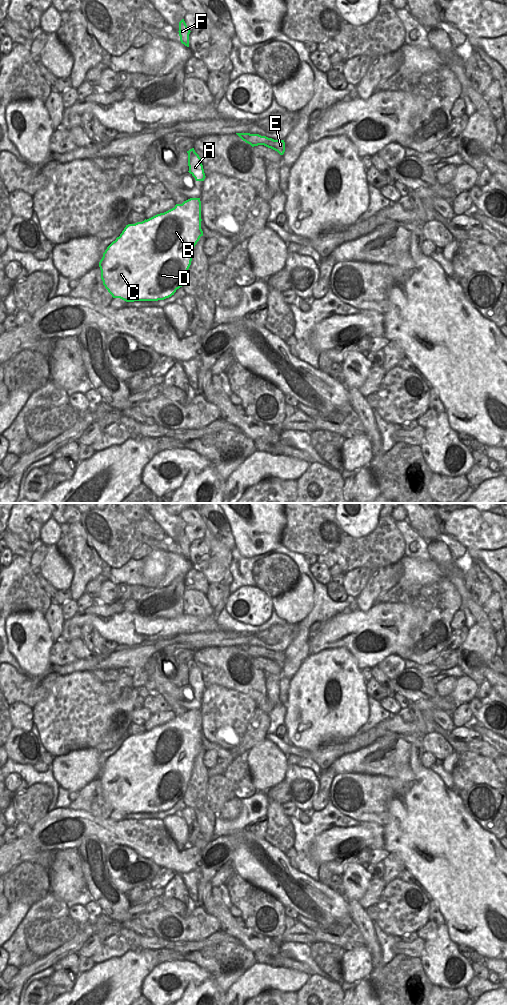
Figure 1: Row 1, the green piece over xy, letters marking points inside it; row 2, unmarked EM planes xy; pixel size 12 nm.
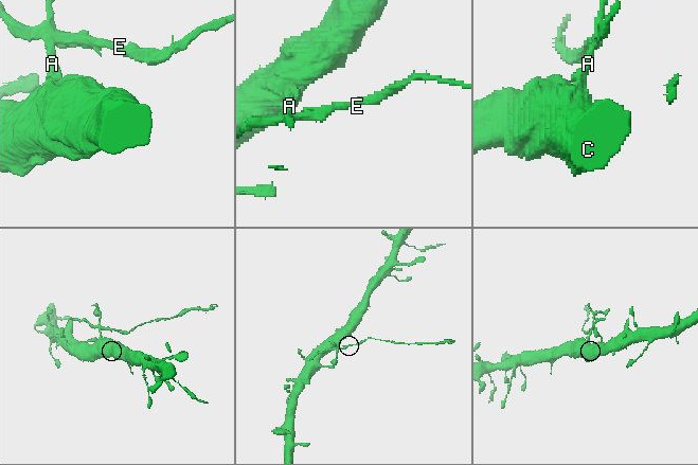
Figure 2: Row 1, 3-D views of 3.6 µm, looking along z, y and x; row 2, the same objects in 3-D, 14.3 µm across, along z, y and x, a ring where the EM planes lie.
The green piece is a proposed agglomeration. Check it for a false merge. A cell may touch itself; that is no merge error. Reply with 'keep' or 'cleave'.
cleave

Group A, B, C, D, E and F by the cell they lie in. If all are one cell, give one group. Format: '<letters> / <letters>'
A B C D / E F

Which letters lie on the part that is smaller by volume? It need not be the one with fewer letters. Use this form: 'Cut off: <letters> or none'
Cut off: E, F

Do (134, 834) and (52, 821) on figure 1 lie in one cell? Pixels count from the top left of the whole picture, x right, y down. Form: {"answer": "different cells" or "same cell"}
{"answer": "same cell"}

